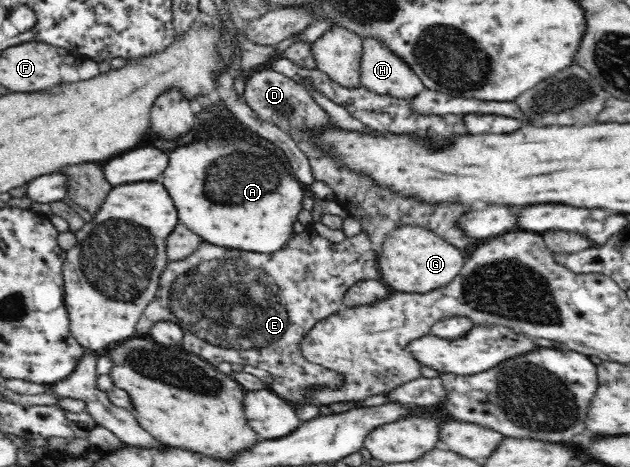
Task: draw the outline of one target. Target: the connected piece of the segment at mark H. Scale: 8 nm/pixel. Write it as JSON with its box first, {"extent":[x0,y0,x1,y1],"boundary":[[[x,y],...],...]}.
{"extent":[361,36,425,98],"boundary":[[[376,36],[363,37],[361,84],[400,98],[416,97],[425,86],[412,66]]]}

